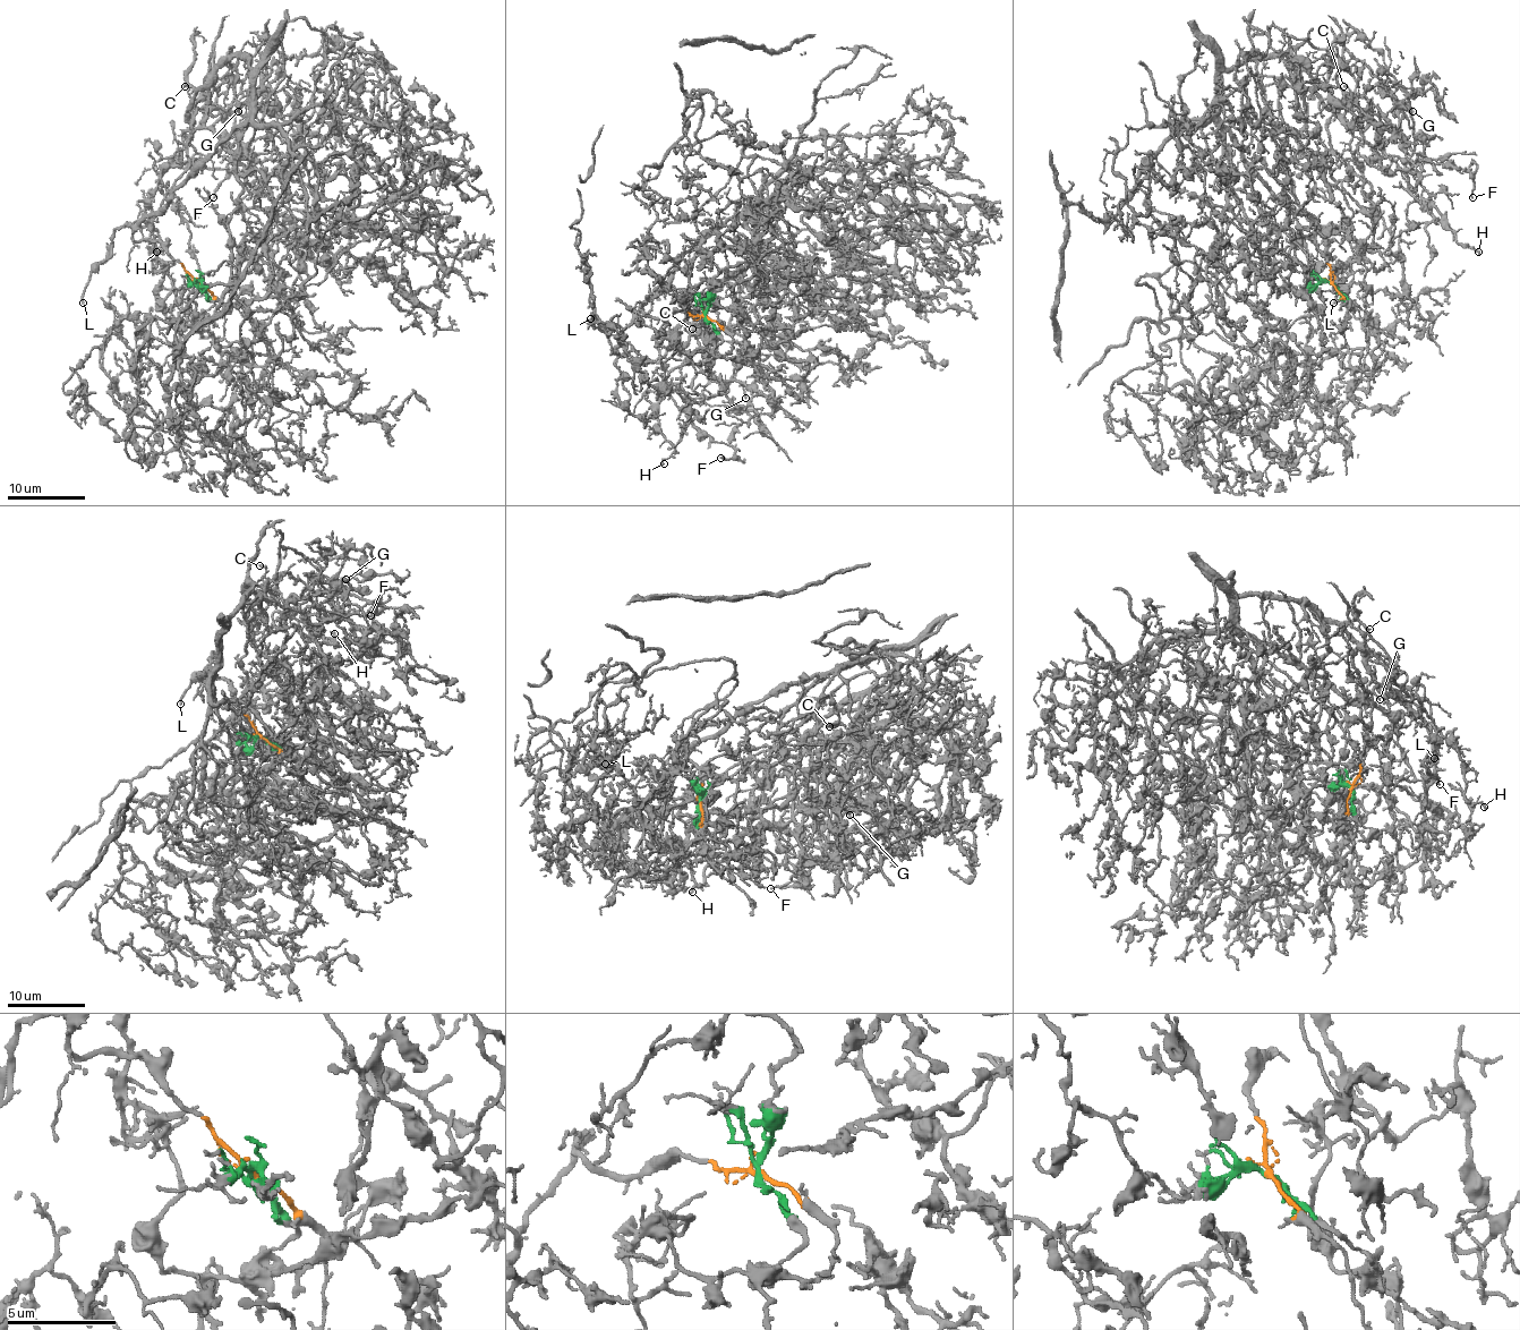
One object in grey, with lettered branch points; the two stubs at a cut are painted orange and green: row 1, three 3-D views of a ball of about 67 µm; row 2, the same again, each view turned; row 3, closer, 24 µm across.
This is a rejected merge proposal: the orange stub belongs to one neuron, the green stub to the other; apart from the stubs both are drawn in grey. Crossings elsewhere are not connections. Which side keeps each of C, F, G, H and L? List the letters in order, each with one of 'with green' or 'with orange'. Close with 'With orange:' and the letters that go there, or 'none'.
C: with orange
F: with green
G: with green
H: with green
L: with orange
With orange: C, L

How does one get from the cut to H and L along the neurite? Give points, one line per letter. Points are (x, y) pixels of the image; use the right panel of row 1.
H: (1331, 283), (1367, 320), (1346, 299), (1358, 254), (1331, 165), (1346, 51), (1410, 113), (1407, 187), (1479, 252)
L: (1331, 283), (1324, 249), (1332, 240), (1323, 230), (1342, 227), (1356, 254), (1332, 303)

